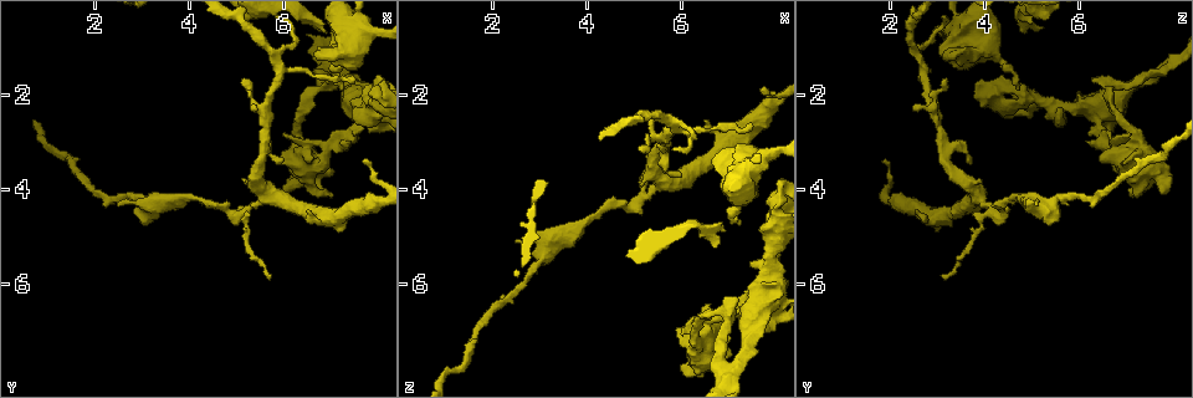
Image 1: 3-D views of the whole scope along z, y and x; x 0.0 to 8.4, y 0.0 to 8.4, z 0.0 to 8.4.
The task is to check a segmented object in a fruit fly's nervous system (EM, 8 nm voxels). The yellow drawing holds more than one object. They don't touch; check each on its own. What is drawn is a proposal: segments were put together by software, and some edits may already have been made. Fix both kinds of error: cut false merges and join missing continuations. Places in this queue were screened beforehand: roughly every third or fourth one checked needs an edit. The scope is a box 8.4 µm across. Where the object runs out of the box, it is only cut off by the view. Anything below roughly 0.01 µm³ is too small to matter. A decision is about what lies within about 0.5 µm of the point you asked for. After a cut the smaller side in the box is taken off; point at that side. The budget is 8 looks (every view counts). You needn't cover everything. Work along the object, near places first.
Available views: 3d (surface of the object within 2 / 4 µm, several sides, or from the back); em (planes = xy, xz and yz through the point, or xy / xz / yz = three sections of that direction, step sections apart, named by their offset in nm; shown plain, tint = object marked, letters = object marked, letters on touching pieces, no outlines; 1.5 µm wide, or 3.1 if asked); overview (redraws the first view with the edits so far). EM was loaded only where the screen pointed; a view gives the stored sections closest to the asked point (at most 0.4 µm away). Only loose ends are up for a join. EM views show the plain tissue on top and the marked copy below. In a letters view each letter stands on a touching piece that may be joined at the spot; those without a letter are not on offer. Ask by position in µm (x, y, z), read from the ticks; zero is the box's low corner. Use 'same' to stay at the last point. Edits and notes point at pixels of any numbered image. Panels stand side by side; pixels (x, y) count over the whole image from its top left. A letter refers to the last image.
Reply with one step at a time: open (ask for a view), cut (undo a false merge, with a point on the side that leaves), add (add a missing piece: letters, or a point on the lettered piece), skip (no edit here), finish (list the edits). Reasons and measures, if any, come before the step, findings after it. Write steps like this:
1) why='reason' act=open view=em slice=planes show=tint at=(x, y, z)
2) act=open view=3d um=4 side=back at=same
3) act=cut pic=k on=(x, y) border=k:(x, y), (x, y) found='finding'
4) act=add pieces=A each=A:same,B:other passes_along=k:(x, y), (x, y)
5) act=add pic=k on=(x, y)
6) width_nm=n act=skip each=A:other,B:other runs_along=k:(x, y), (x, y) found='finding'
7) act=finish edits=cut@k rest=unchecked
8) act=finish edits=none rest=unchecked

why='thin neck' act=open view=3d um=4 at=(7.15, 3.15, 6.60)

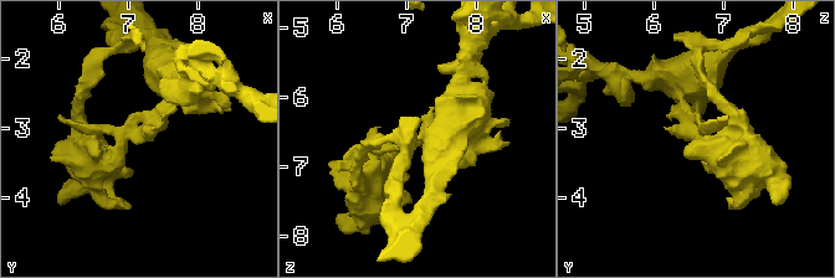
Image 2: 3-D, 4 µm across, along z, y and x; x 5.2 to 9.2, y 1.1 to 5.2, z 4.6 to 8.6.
arm_widths_nm=220,340 act=open view=em slice=planes show=letters at=(7.10, 3.05, 6.65)

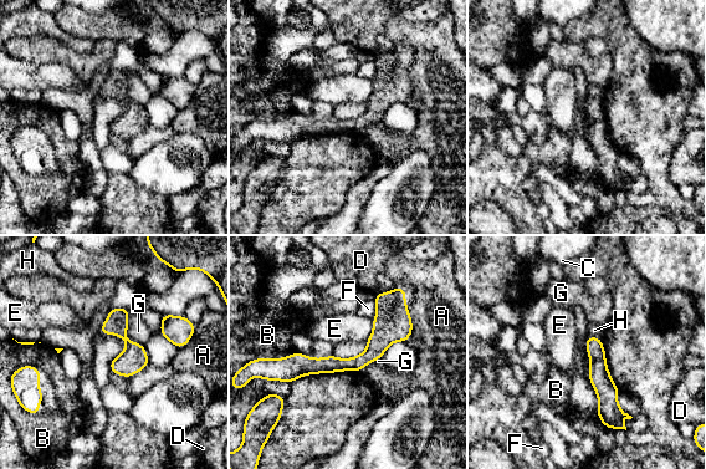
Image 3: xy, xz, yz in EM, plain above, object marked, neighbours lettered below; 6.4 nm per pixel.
act=cut pic=3 on=(599, 377) each=A:other,B:other,C:other,D:other,E:other,F:other,G:other,H:other border=3:(604, 358), (591, 361) found='a second cell is stuck on'

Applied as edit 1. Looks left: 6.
act=open view=overview

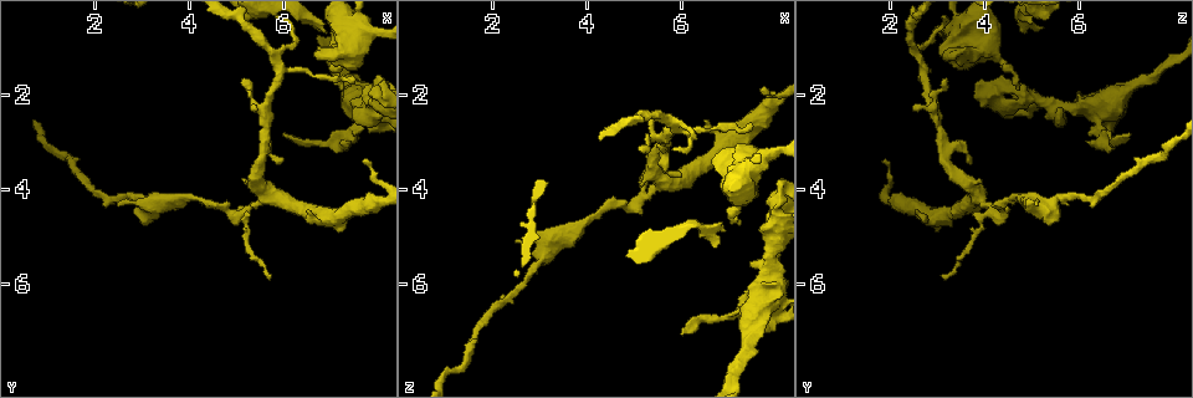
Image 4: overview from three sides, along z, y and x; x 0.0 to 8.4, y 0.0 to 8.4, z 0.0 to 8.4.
why='free end' act=open view=3d um=2 at=(6.90, 0.70, 4.90)

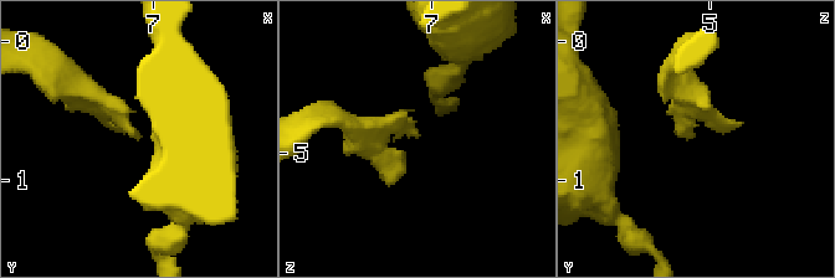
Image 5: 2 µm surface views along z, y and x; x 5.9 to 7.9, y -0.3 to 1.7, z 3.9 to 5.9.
why='need the tissue' act=open view=em slice=xy step=8 show=tint at=(6.88, 0.70, 4.86)

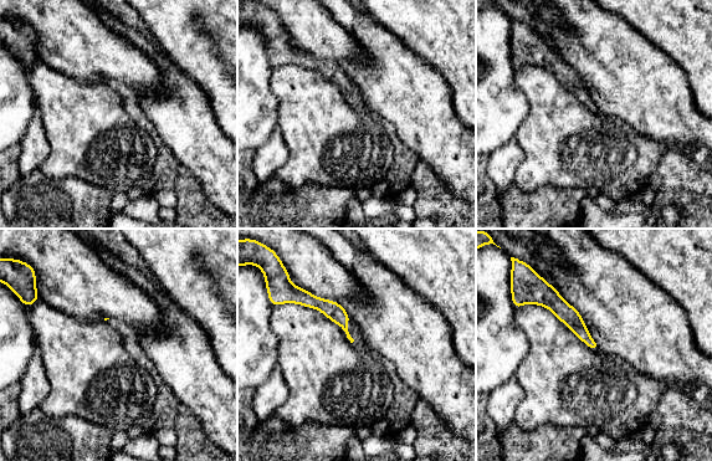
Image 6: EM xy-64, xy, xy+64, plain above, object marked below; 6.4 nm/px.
why='cut it another way' act=open view=em slice=planes show=letters at=same

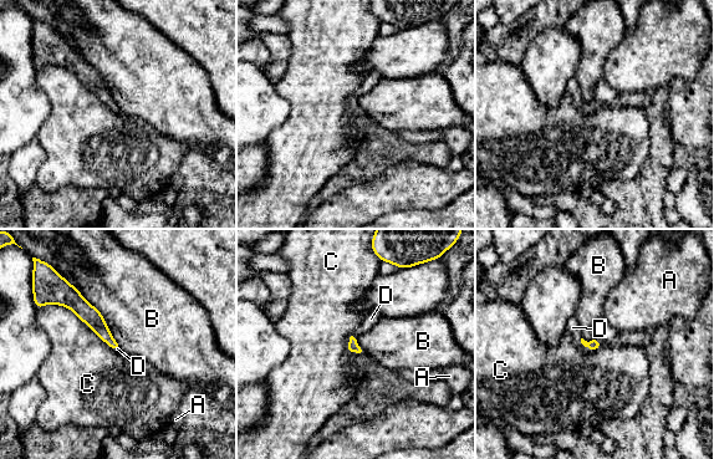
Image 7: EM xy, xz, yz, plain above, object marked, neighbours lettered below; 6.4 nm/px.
longest_contact=C:550nm act=add pieces=D each=A:other,B:other,C:other,D:same found='it goes on there'

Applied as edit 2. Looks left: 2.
act=finish edits=cut@3,add@7 rest=unchecked

